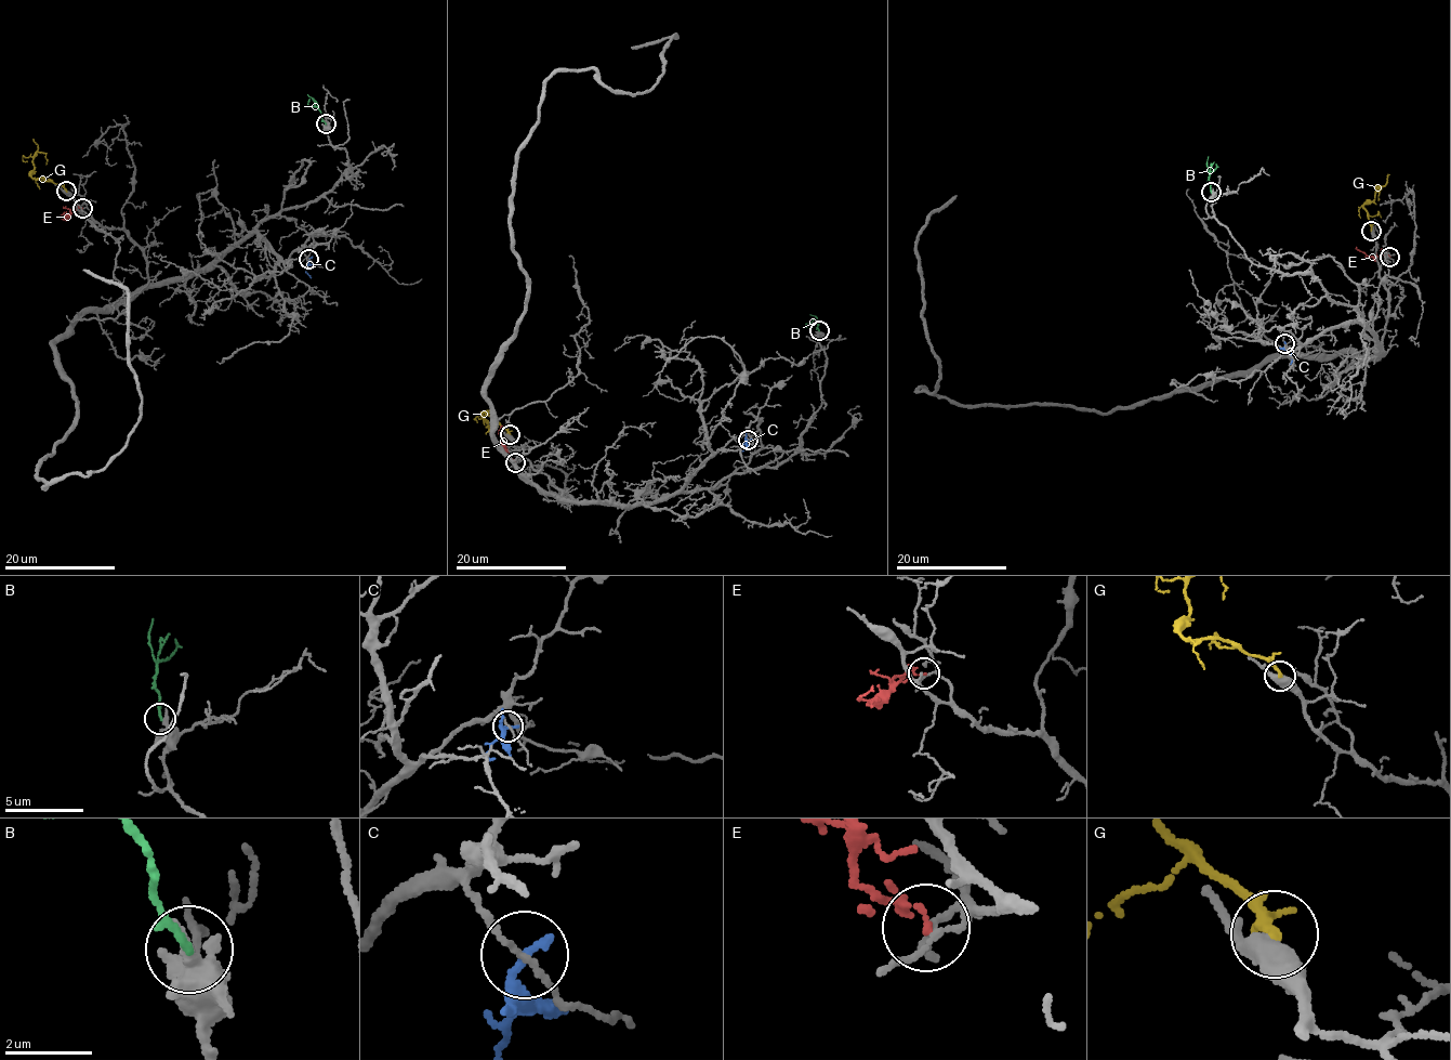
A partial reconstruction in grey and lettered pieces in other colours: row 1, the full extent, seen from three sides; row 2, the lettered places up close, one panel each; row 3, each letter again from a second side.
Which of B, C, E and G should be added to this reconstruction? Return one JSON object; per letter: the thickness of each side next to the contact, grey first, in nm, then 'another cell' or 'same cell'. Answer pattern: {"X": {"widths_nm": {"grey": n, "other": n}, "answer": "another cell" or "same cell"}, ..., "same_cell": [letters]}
{"B": {"widths_nm": {"grey": 260, "other": 160}, "answer": "another cell"}, "C": {"widths_nm": {"grey": 110, "other": 240}, "answer": "another cell"}, "E": {"widths_nm": {"grey": 120, "other": 90}, "answer": "another cell"}, "G": {"widths_nm": {"grey": 400, "other": 220}, "answer": "another cell"}, "same_cell": []}

